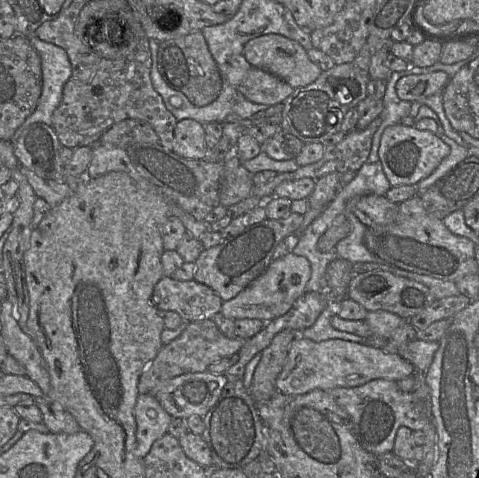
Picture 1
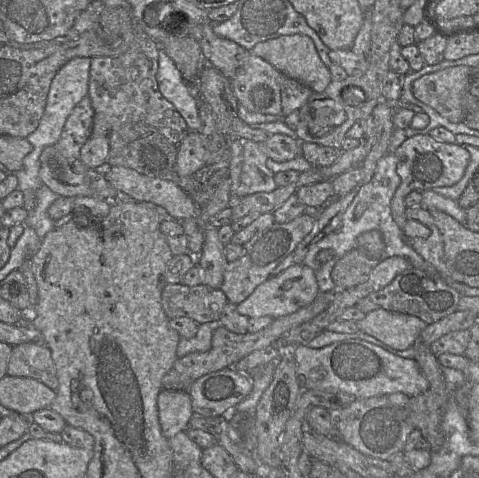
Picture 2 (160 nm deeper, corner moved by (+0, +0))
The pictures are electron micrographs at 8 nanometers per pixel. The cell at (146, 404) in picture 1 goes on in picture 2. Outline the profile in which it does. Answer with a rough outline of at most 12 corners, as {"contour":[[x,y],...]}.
{"contour":[[187,390],[157,397],[163,435],[186,431],[193,416]]}

